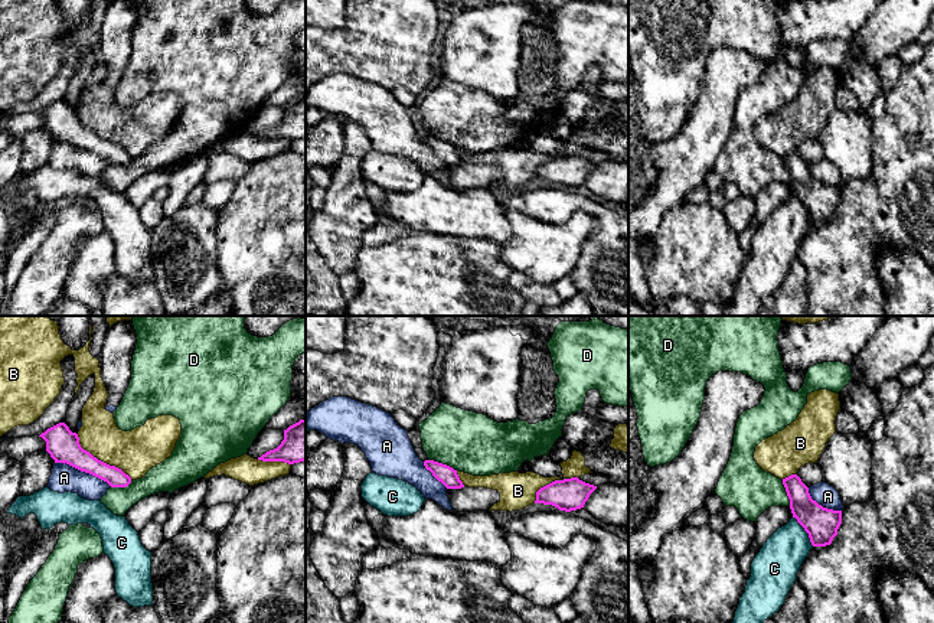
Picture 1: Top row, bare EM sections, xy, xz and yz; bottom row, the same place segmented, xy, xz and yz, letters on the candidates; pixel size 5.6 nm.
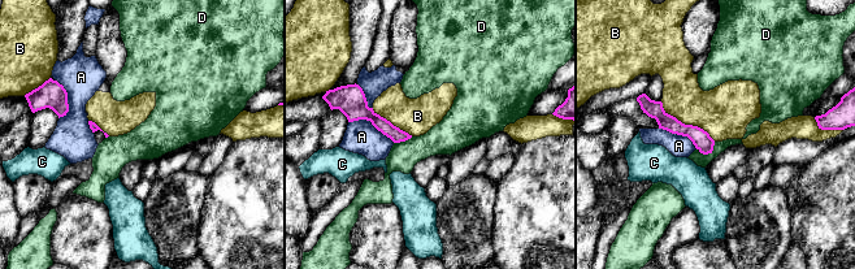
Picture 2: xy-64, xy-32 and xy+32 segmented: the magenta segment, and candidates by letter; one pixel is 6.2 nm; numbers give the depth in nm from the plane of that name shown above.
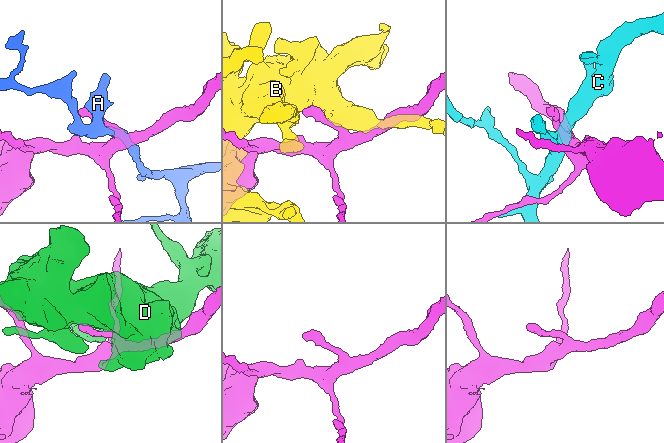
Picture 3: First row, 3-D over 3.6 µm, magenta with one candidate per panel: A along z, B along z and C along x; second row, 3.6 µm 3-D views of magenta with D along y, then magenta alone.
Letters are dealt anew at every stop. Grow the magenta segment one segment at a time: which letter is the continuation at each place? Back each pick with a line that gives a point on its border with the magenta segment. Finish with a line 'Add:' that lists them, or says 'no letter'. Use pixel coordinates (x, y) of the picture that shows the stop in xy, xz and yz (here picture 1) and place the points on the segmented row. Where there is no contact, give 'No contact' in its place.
D: Touches magenta at xz (441, 463)
Add: D

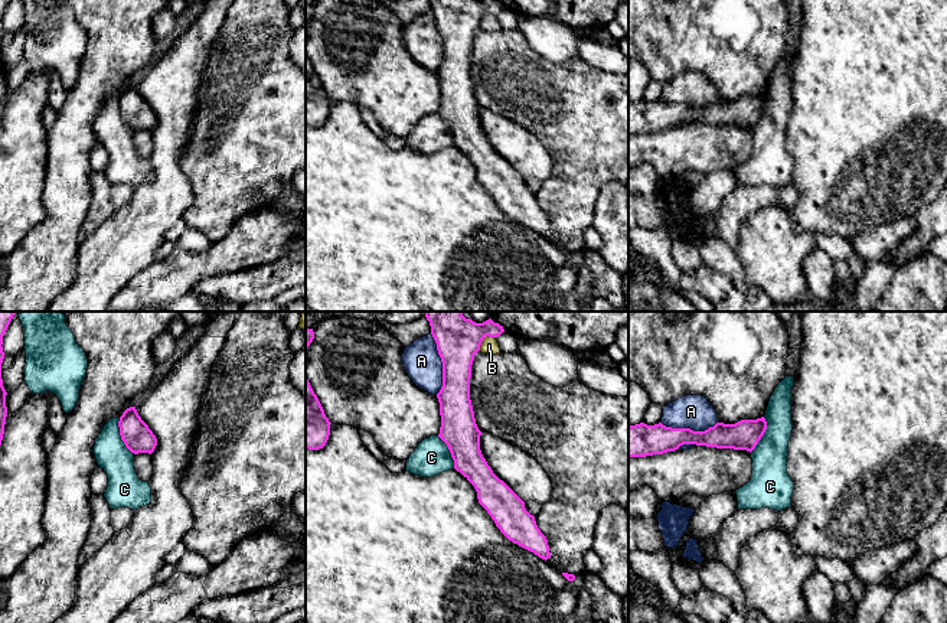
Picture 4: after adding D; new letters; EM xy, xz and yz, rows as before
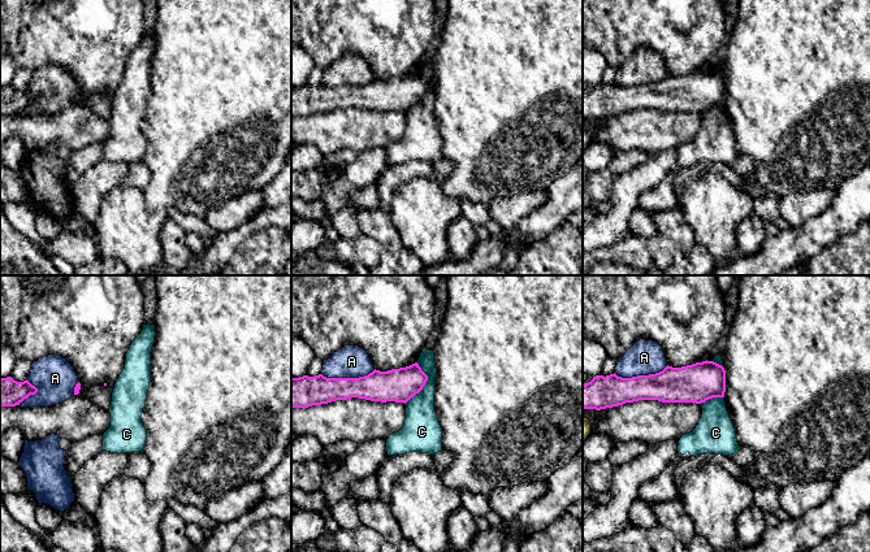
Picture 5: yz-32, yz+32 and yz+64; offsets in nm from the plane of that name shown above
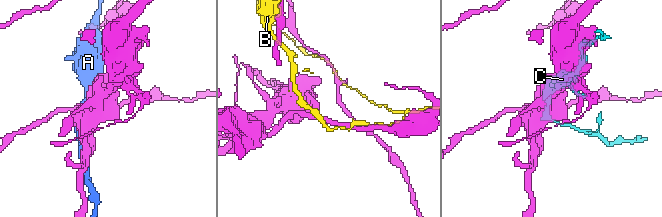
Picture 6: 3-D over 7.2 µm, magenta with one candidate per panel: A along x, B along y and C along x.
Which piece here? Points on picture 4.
Add: no letter

